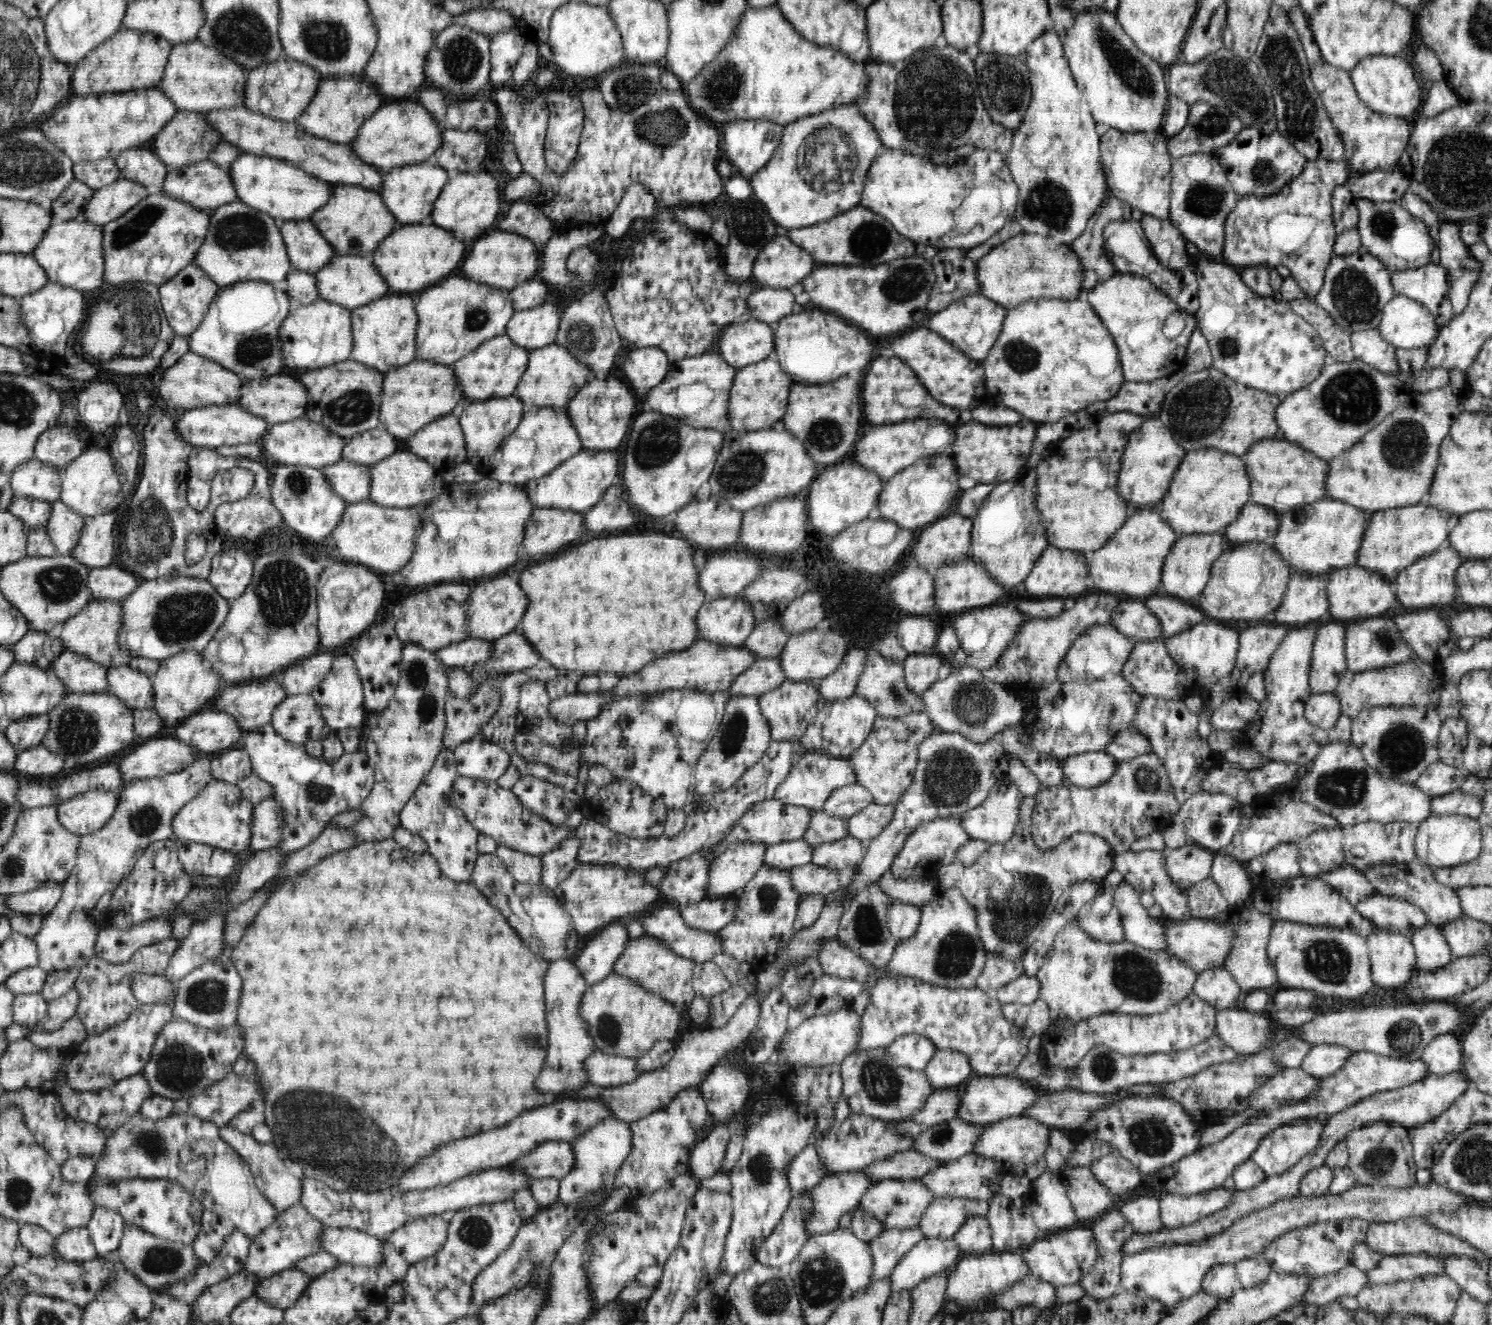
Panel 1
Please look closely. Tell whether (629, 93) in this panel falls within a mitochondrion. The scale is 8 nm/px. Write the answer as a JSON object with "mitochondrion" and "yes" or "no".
{"mitochondrion":"yes"}

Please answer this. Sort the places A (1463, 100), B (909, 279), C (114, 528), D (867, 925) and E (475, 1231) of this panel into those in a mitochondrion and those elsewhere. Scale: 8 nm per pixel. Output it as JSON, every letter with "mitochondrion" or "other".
{"A":"other","B":"mitochondrion","C":"mitochondrion","D":"mitochondrion","E":"mitochondrion"}

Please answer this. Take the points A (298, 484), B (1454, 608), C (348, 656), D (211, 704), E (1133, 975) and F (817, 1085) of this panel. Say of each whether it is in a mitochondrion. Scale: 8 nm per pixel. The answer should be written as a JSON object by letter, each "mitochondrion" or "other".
{"A":"mitochondrion","B":"other","C":"other","D":"other","E":"mitochondrion","F":"other"}

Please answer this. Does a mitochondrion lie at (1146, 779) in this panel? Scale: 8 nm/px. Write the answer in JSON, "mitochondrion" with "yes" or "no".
{"mitochondrion":"yes"}

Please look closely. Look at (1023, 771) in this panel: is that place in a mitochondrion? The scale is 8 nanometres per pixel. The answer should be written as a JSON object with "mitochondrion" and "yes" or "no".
{"mitochondrion":"no"}

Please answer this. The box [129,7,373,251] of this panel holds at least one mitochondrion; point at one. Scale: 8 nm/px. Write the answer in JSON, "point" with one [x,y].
{"point":[328,40]}

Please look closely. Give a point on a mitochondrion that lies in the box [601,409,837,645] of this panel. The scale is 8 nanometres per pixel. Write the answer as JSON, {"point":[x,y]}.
{"point":[659,442]}

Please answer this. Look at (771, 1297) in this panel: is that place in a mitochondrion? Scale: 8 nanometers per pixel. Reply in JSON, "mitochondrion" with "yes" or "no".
{"mitochondrion":"yes"}

